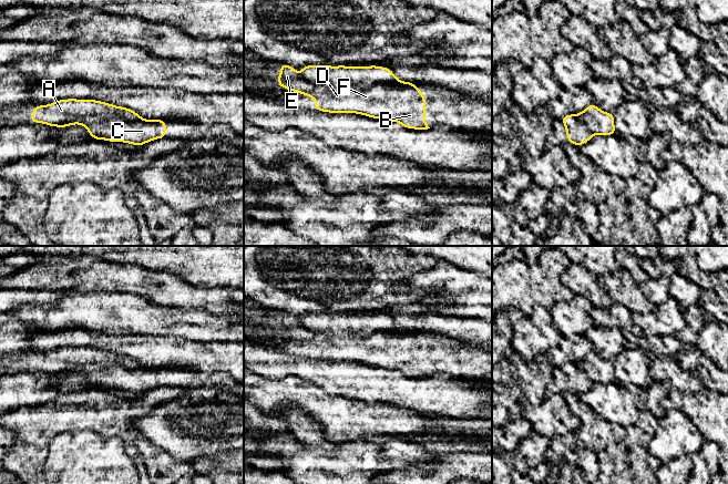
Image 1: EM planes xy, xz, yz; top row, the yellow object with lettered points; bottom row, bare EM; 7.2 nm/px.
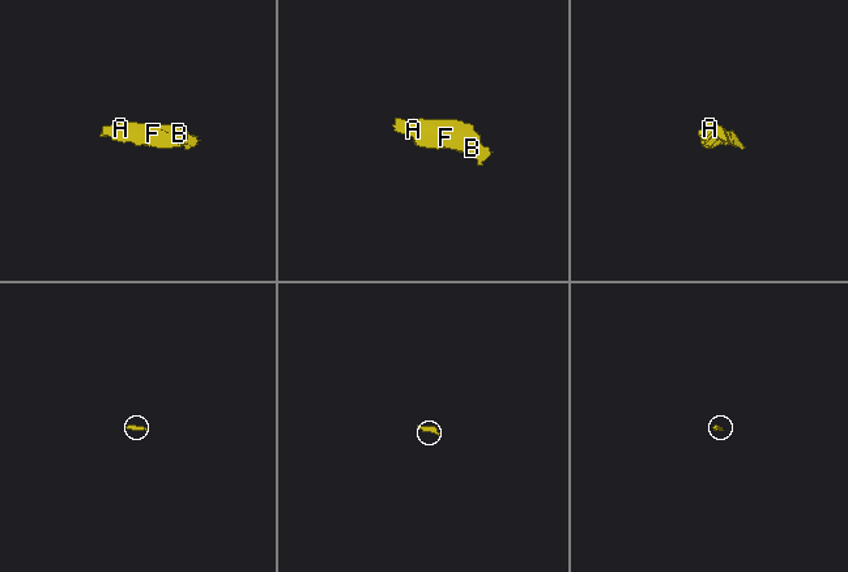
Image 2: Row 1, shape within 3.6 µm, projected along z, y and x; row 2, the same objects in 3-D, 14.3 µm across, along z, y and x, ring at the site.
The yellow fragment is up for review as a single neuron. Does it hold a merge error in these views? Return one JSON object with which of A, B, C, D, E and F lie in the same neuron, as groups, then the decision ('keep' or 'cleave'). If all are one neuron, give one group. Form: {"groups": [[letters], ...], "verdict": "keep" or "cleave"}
{"groups": [["A", "B", "D", "E", "F"], ["C"]], "verdict": "cleave"}

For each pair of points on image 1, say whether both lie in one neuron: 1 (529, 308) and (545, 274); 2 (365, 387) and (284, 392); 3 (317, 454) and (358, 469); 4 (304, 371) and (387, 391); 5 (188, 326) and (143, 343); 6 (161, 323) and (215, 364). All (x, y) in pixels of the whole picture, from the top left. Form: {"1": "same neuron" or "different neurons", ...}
{"1": "same neuron", "2": "different neurons", "3": "same neuron", "4": "same neuron", "5": "different neurons", "6": "different neurons"}

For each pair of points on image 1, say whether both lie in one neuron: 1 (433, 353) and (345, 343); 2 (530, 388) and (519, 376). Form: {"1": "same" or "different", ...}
{"1": "same", "2": "same"}

